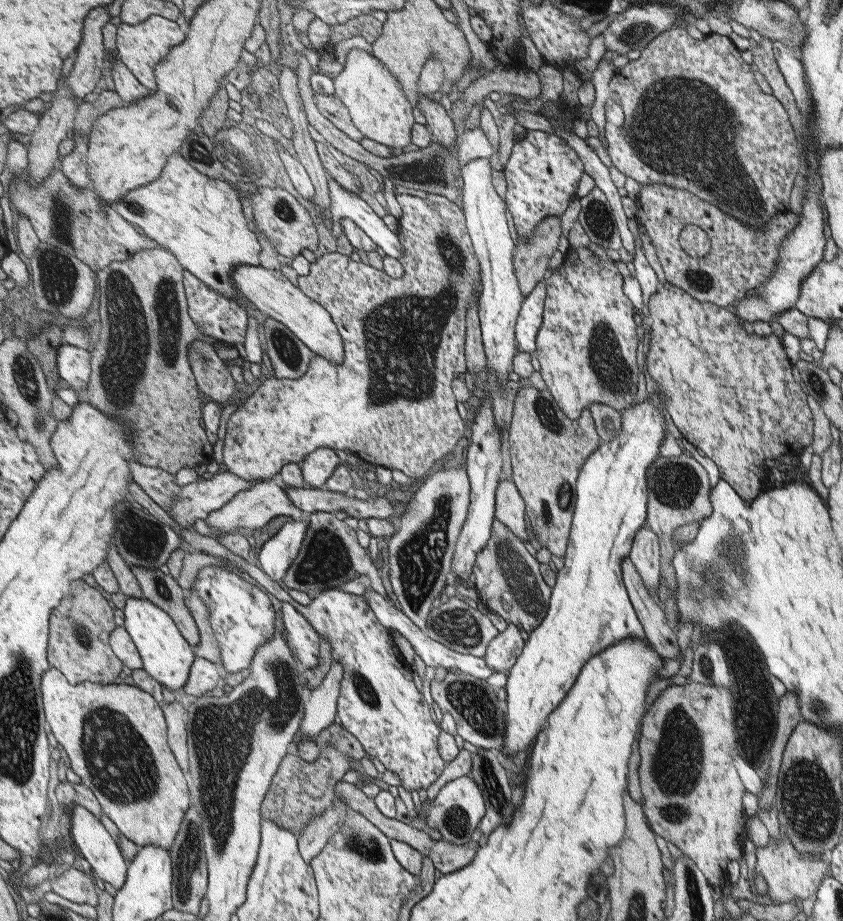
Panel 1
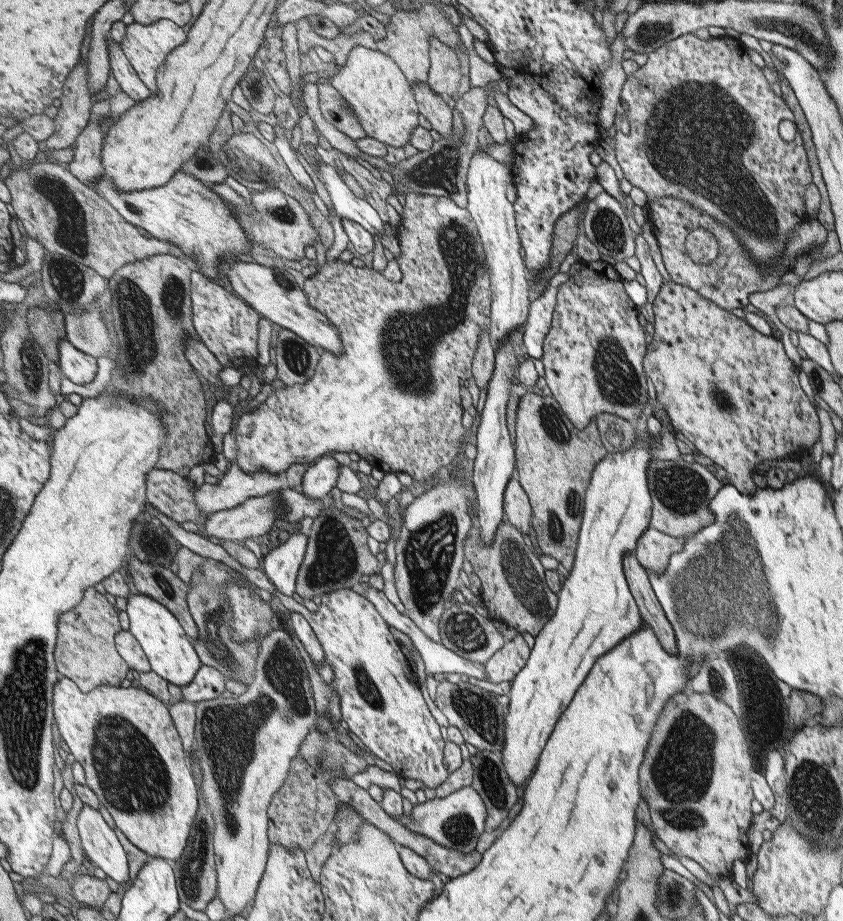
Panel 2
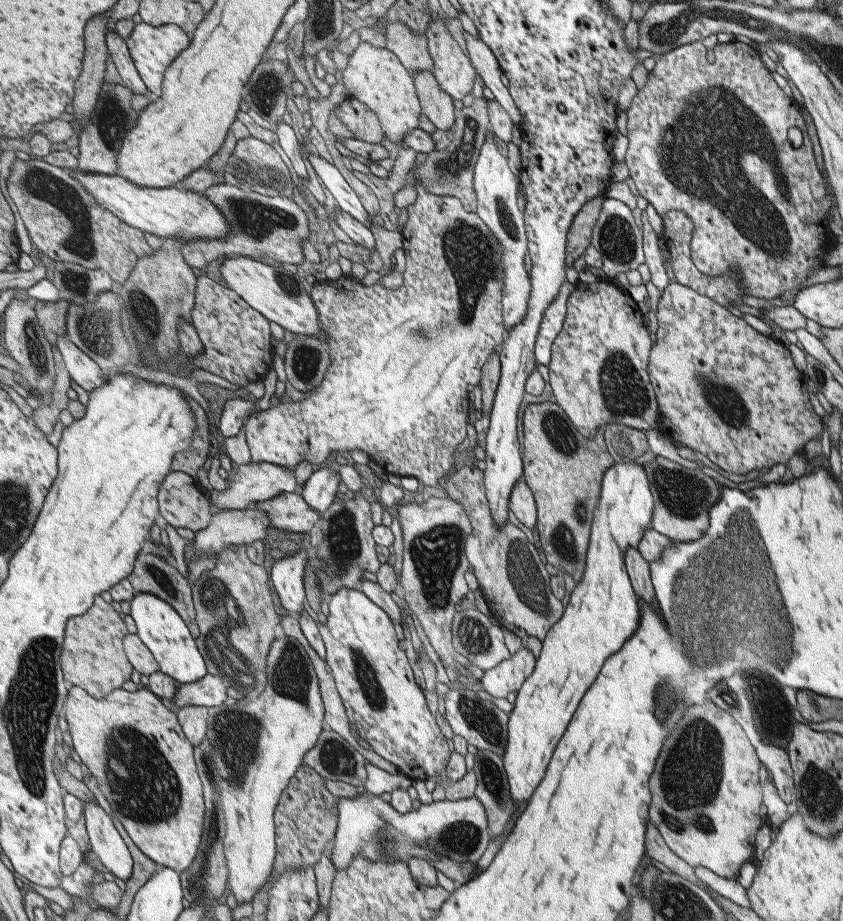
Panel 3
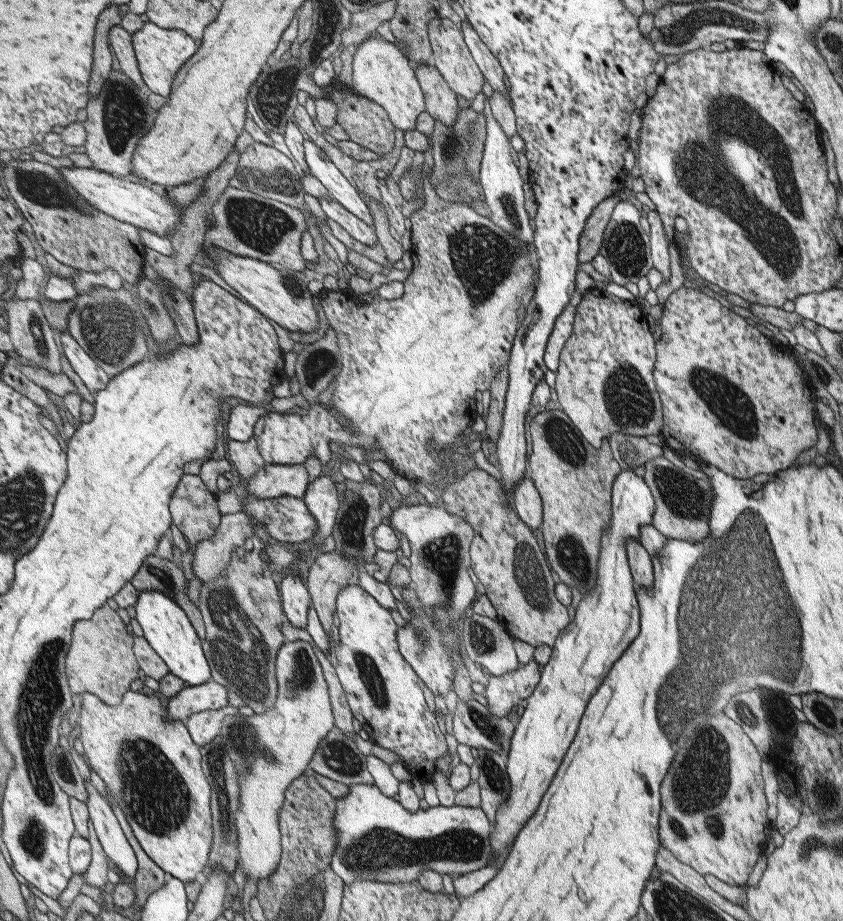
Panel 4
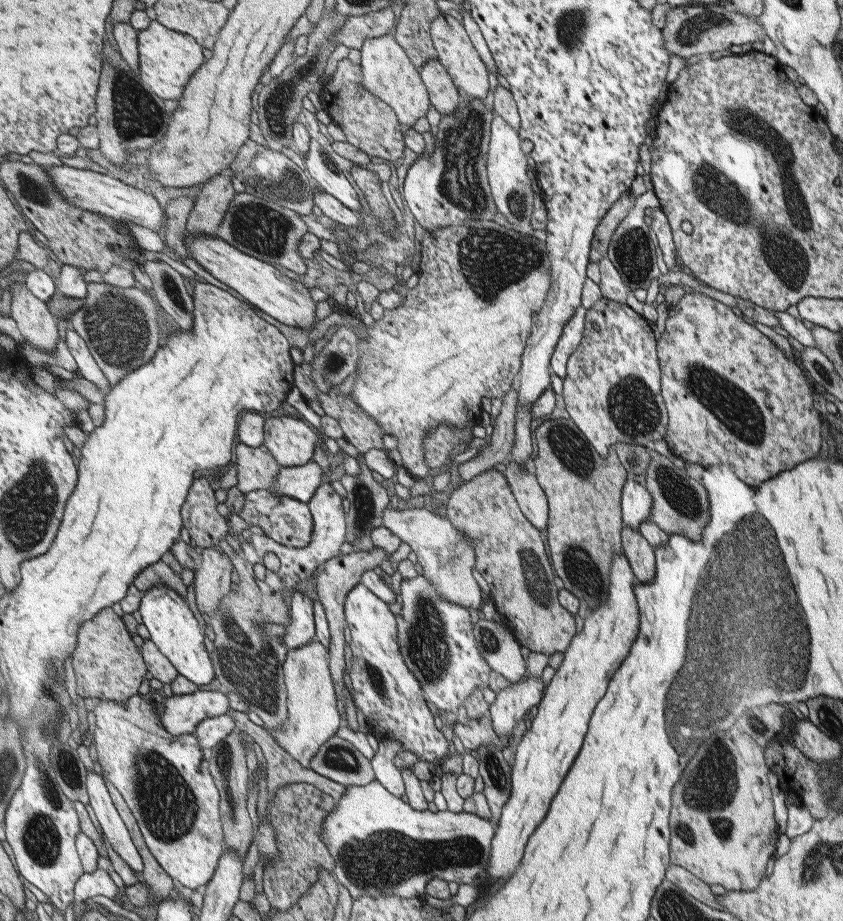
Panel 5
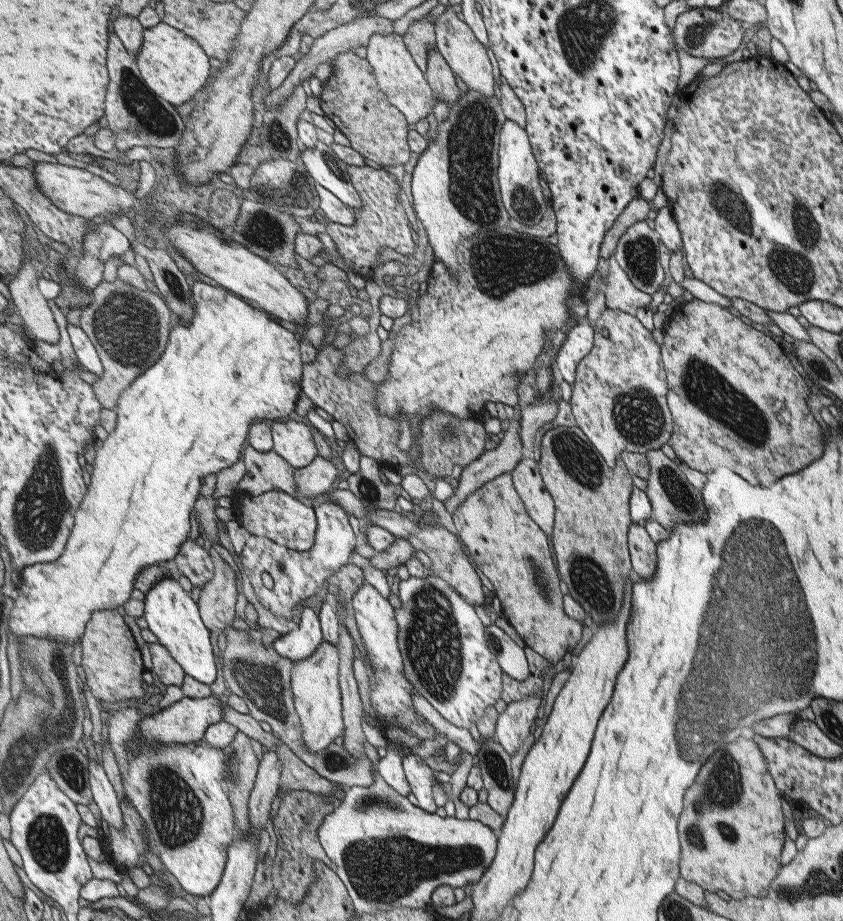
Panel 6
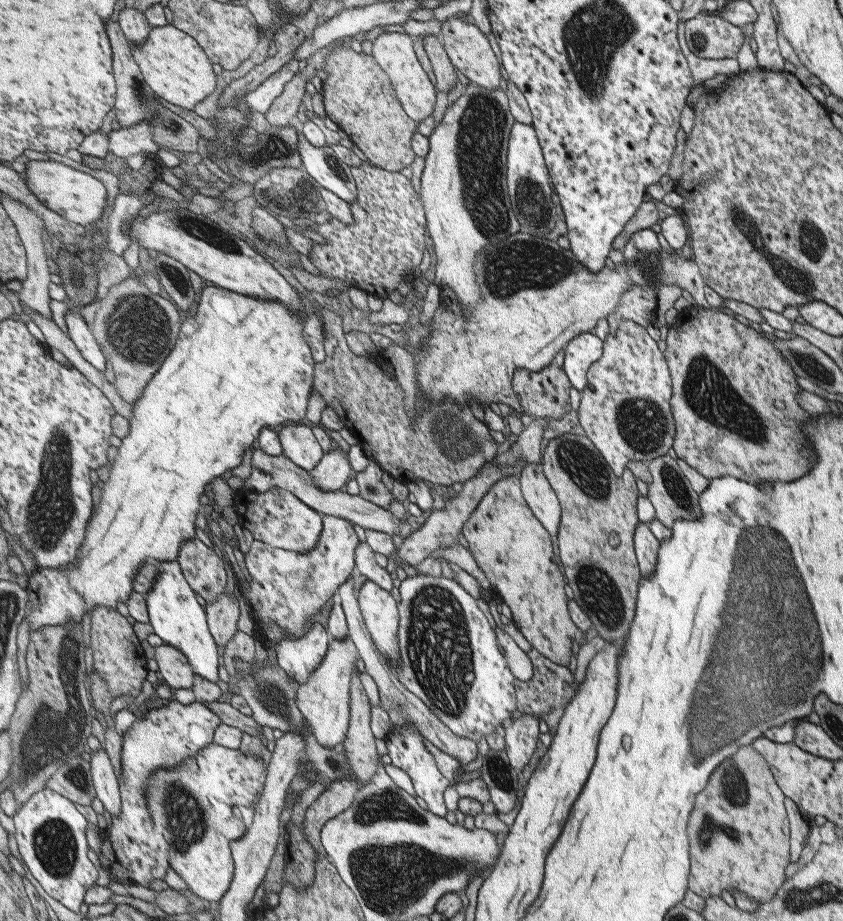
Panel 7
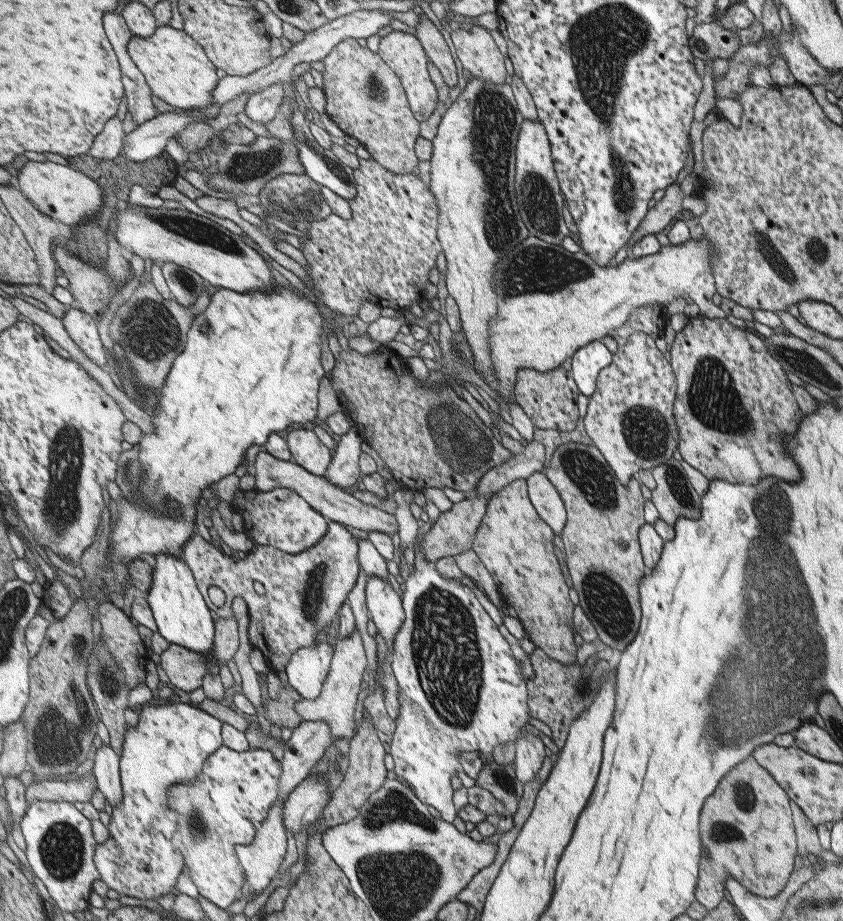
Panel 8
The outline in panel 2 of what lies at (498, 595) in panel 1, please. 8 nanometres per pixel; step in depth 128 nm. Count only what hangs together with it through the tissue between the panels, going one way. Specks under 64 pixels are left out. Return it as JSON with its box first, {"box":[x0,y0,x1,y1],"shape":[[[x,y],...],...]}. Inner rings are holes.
{"box":[465,514,556,637],"shape":[[[475,514],[472,535],[465,544],[465,550],[470,562],[471,571],[481,580],[479,594],[484,606],[492,614],[494,621],[506,623],[519,634],[528,633],[536,637],[549,622],[556,611],[556,594],[548,590],[544,580],[544,568],[540,566],[539,556],[524,544],[524,536],[513,525],[502,522],[495,533],[495,540],[486,545],[481,540],[479,525]],[[520,592],[520,600],[516,598]]]}

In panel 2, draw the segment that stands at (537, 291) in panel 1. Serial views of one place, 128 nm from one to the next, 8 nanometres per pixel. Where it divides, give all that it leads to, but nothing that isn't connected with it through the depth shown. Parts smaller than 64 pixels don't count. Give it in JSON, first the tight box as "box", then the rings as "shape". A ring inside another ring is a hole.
{"box":[524,273,570,358],"shape":[[[556,273],[547,281],[542,295],[530,304],[530,316],[524,323],[524,350],[527,357],[542,358],[544,353],[544,337],[550,332],[552,327],[552,315],[558,295],[560,284],[570,279],[568,273]]]}

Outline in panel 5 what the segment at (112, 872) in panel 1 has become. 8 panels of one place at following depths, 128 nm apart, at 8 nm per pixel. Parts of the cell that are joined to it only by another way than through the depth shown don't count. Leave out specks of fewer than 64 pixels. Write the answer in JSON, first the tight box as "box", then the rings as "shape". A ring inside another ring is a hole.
{"box":[87,770,146,872],"shape":[[[93,770],[89,773],[87,786],[91,794],[91,806],[107,839],[126,864],[134,871],[144,872],[146,862],[129,825],[116,806],[108,781],[103,775],[100,776],[100,772]]]}

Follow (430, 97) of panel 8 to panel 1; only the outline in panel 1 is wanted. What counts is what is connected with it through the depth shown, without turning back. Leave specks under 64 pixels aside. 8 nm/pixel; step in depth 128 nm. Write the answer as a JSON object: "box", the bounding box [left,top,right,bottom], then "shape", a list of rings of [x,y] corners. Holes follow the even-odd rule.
{"box":[334,49,414,148],"shape":[[[355,49],[334,82],[337,96],[350,108],[354,126],[364,137],[390,148],[404,148],[410,144],[410,130],[414,126],[412,106],[398,80],[373,55],[367,54],[367,50]]]}

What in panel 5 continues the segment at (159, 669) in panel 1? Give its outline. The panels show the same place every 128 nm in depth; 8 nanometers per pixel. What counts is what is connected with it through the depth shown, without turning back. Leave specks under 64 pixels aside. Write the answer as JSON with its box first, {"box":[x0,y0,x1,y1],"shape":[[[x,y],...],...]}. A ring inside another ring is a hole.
{"box":[140,584,216,684],"shape":[[[166,584],[154,587],[146,592],[142,601],[140,612],[143,623],[151,631],[152,641],[161,648],[162,652],[174,662],[181,674],[196,682],[196,684],[210,684],[216,680],[216,670],[208,652],[207,634],[204,634],[204,626],[200,626],[200,620],[194,616],[194,610],[186,602],[184,595]]]}

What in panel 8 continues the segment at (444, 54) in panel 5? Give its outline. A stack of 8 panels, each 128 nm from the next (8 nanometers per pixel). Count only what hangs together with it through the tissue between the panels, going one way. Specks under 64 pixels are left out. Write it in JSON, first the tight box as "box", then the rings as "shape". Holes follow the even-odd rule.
{"box":[450,25,505,84],"shape":[[[453,25],[453,29],[450,38],[456,50],[456,58],[460,60],[464,69],[476,79],[493,84],[505,83],[505,58],[491,34],[479,26],[464,30]]]}

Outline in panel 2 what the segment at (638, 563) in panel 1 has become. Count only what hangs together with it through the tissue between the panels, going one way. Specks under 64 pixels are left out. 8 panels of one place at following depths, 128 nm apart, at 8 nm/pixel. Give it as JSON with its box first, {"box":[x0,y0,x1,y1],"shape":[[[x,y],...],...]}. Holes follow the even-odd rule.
{"box":[634,528,682,574],"shape":[[[648,528],[638,539],[634,556],[646,572],[662,574],[672,554],[682,550],[682,542],[658,530]]]}

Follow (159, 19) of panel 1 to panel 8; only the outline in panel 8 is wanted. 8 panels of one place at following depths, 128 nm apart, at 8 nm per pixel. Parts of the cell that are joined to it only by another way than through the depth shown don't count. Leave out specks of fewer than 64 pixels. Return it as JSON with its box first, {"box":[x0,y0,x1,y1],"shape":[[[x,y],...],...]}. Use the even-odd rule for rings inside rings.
{"box":[129,25,221,111],"shape":[[[164,25],[160,26],[153,36],[140,37],[135,35],[129,45],[129,52],[135,64],[142,69],[147,77],[147,82],[153,89],[155,96],[186,111],[198,111],[200,108],[206,108],[216,103],[215,92],[221,84],[218,66],[209,58],[206,50],[184,29],[178,30],[178,28]]]}

